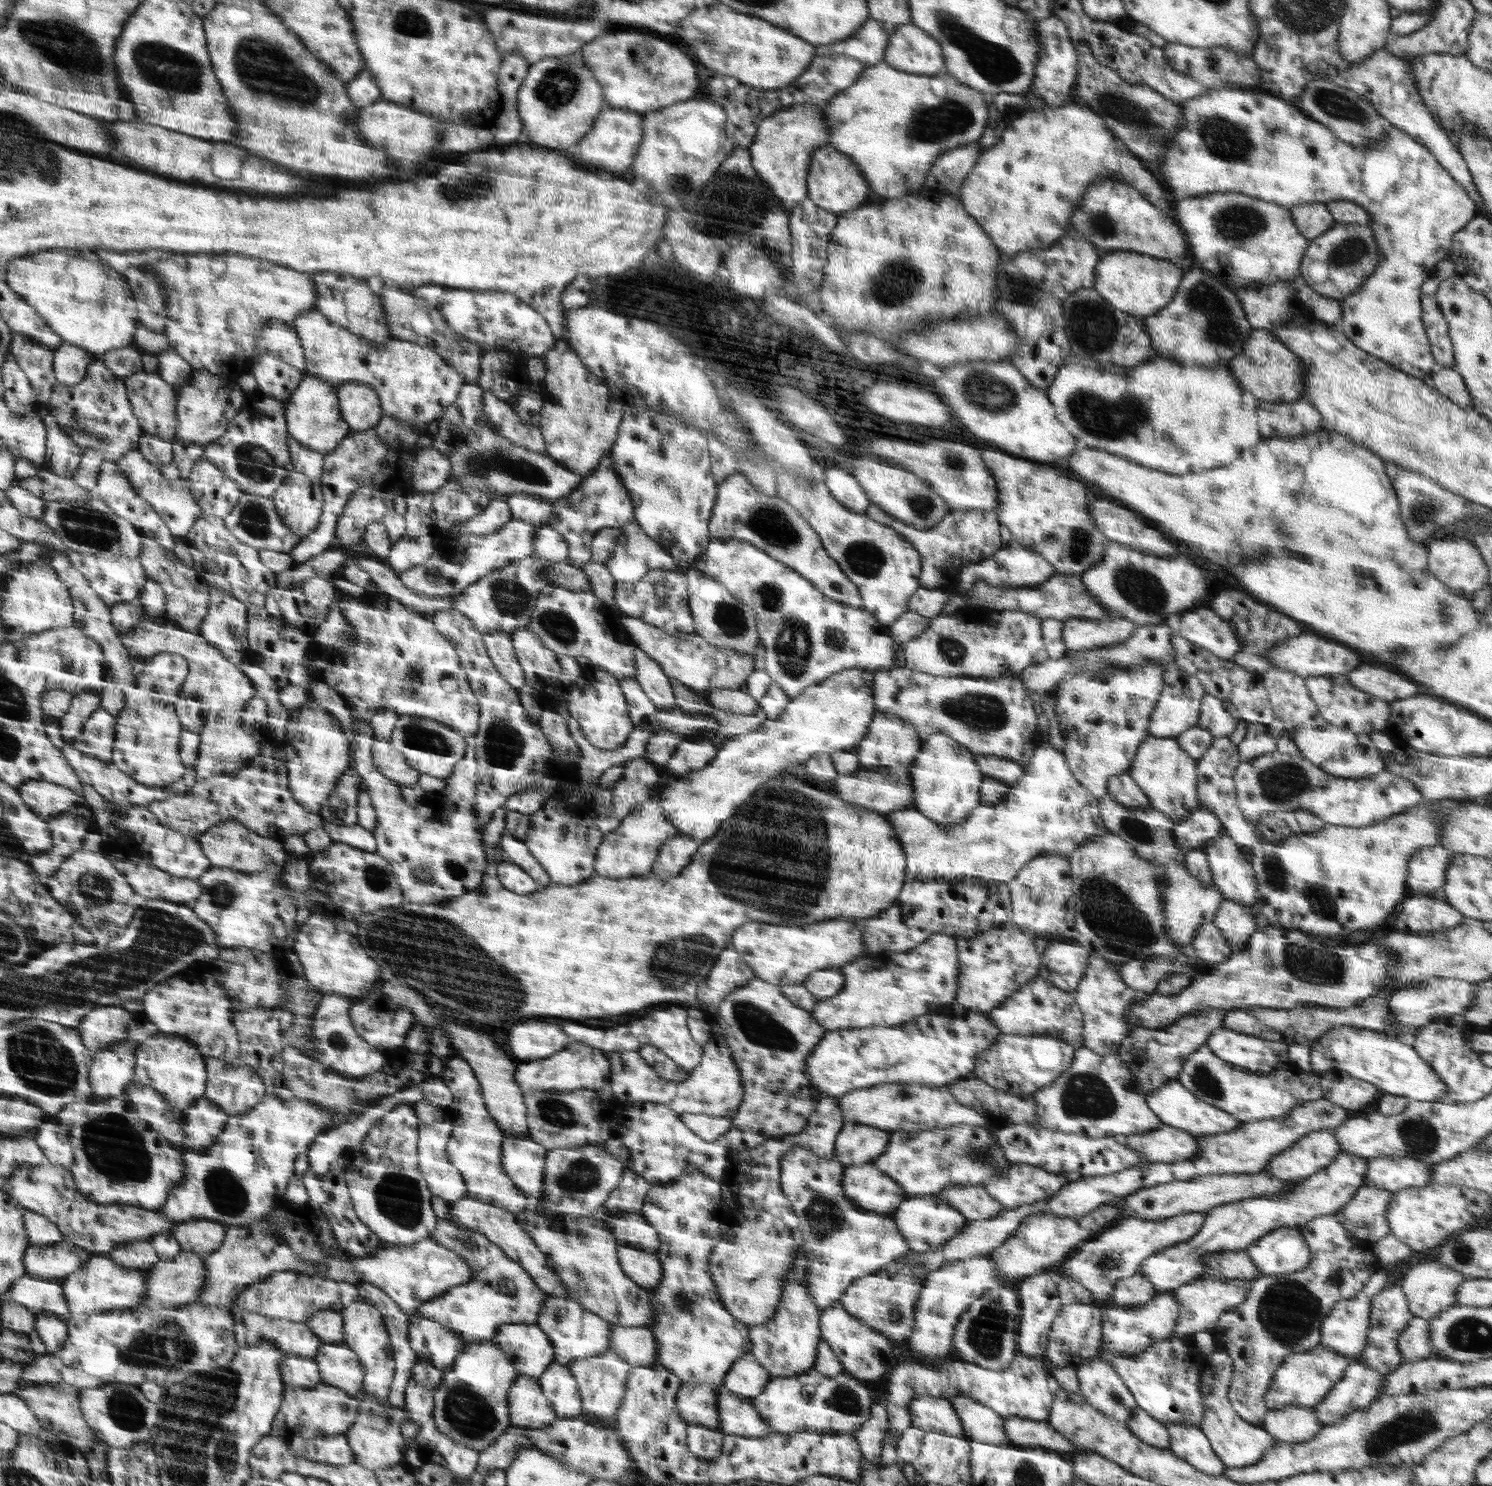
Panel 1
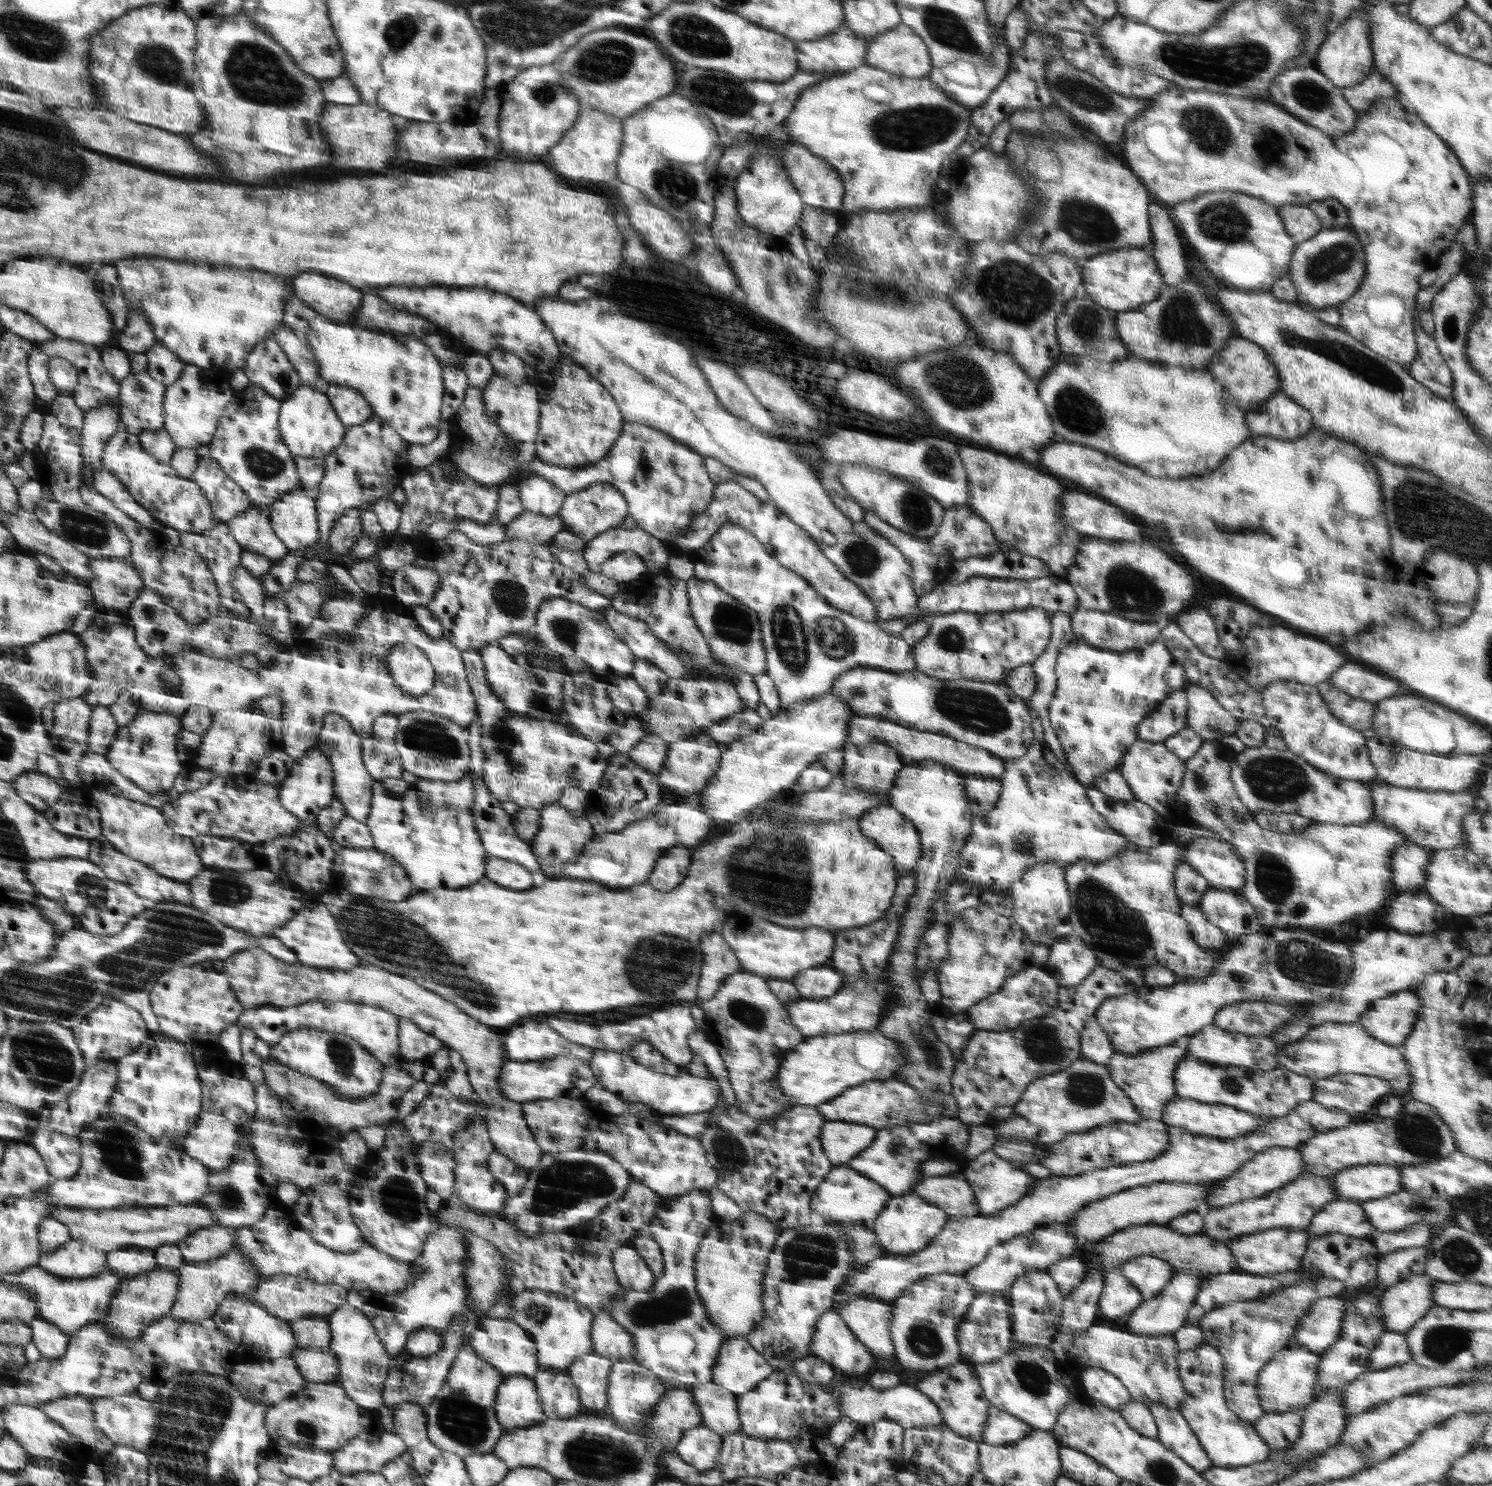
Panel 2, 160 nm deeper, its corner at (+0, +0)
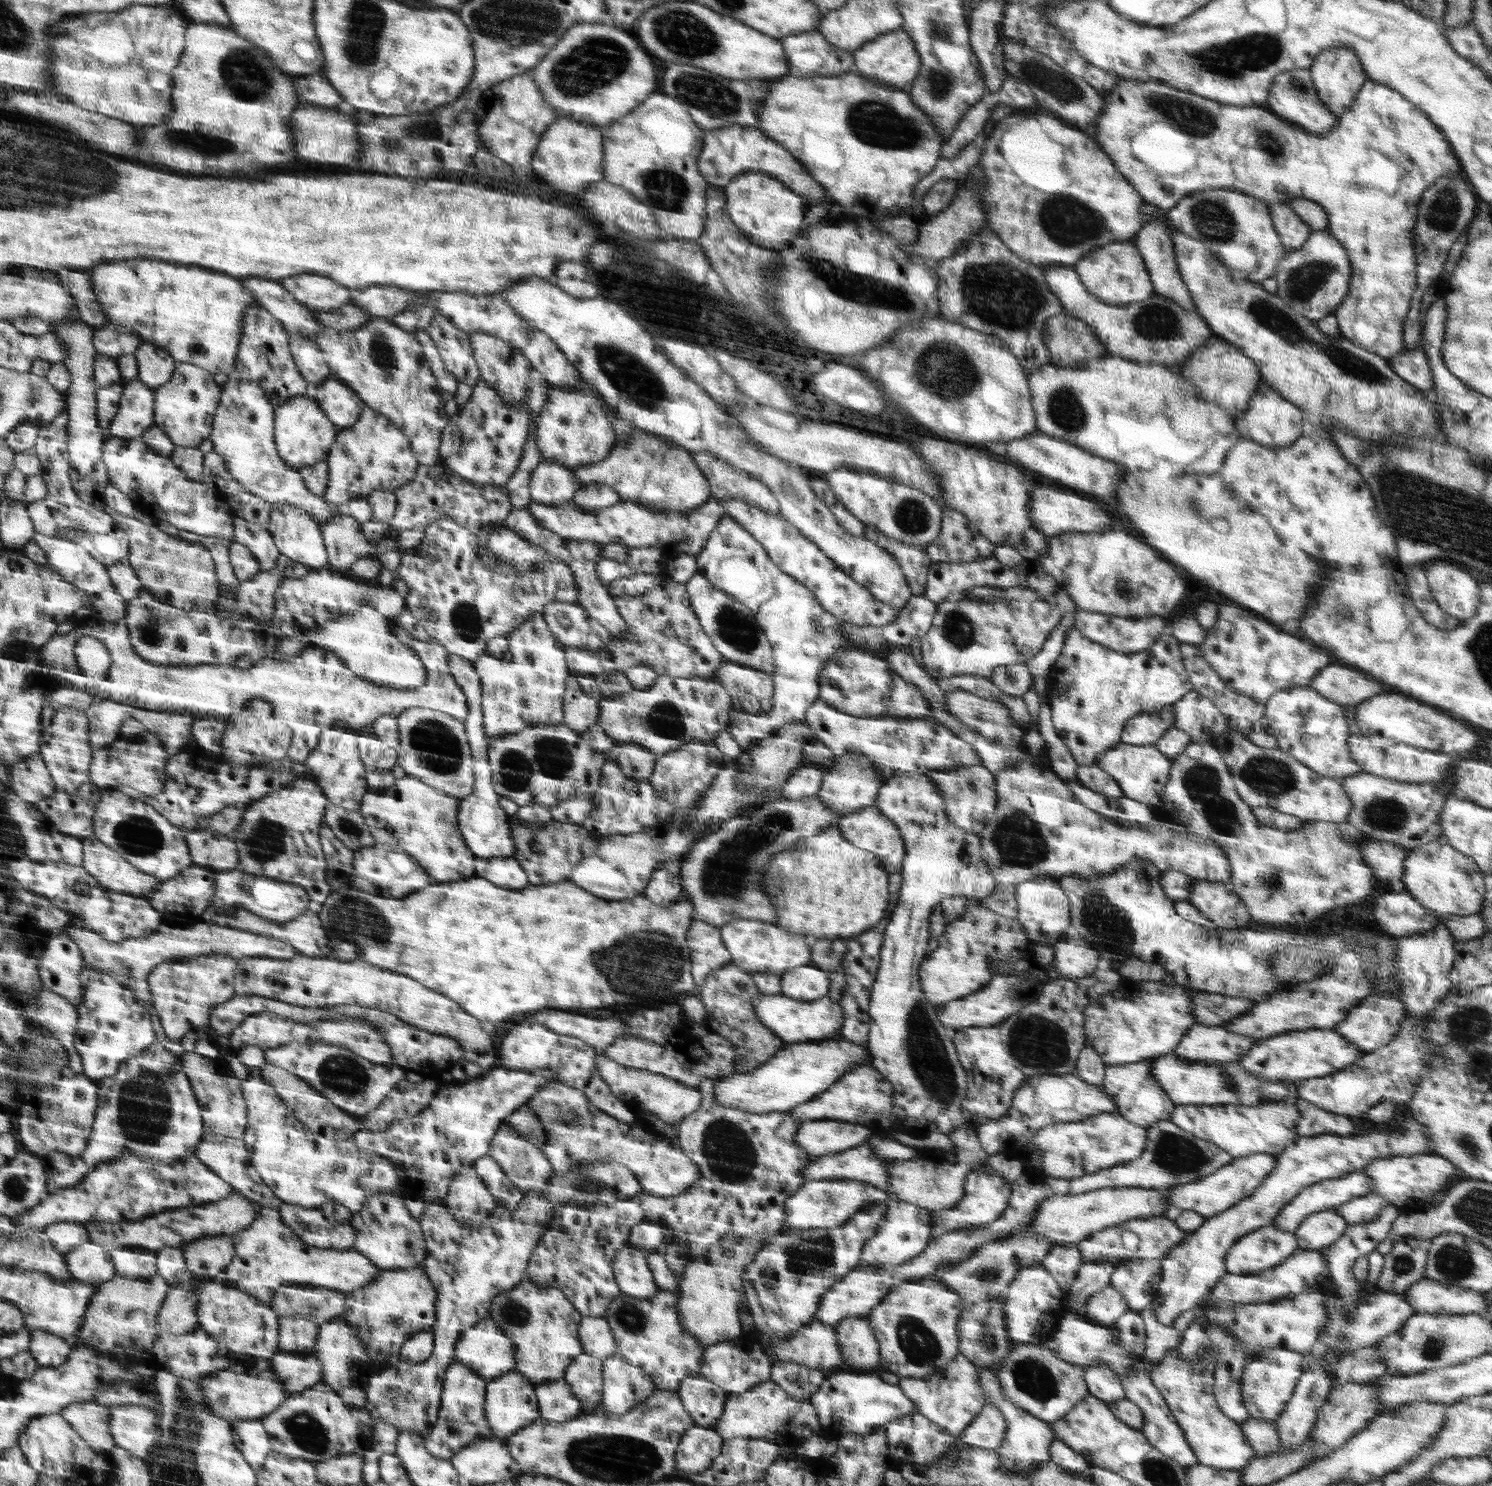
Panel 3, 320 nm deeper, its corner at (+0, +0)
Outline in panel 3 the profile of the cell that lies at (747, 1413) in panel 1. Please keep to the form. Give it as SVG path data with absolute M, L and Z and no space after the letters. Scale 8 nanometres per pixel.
M702 1374L687 1376L676 1391L696 1425L712 1427L718 1423L726 1406L727 1391Z

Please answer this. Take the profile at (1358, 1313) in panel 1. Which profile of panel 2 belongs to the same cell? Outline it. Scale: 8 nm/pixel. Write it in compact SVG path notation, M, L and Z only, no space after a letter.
M1344 1296L1324 1297L1315 1300L1315 1303L1308 1309L1307 1315L1299 1320L1296 1328L1296 1340L1294 1345L1304 1347L1312 1352L1321 1353L1334 1342L1340 1340L1342 1334L1342 1317L1345 1309Z

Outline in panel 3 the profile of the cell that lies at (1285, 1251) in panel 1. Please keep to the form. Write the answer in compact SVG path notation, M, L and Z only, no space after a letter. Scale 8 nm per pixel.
M1274 1224L1258 1228L1240 1238L1228 1249L1226 1273L1250 1275L1280 1266L1298 1247L1296 1234L1282 1231Z

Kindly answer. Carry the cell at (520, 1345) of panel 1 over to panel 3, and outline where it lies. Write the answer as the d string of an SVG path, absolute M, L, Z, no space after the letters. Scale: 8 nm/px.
M488 1316L456 1342L453 1362L465 1364L478 1376L489 1380L515 1370L515 1351L516 1345L512 1345L499 1325Z

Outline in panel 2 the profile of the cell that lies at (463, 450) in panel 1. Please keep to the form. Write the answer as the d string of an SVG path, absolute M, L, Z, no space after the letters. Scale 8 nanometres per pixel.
M625 421L622 429L615 446L598 463L565 467L546 464L535 456L529 464L519 468L512 482L522 482L530 475L540 475L567 495L582 492L596 482L611 484L627 500L628 515L634 517L638 528L658 538L672 555L683 554L674 545L674 540L684 536L694 517L706 511L715 496L716 485L706 470L705 457L647 424Z

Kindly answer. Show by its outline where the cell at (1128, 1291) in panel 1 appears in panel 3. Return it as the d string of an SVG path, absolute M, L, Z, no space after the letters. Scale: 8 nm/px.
M1108 1285L1084 1303L1083 1317L1093 1323L1110 1327L1128 1310L1125 1296Z

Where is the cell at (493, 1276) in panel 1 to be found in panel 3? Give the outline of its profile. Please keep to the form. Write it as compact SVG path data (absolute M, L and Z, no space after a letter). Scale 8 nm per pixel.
M422 1262L418 1267L383 1270L375 1282L346 1294L343 1318L352 1329L356 1329L370 1359L377 1360L384 1368L390 1368L399 1362L399 1352L406 1340L434 1327L435 1285L431 1282Z

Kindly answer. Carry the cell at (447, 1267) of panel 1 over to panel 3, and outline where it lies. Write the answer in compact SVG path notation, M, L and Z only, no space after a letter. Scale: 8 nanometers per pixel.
M261 1208L248 1229L232 1235L235 1243L235 1259L222 1273L221 1279L228 1287L234 1287L270 1305L275 1291L288 1284L324 1287L338 1292L358 1291L380 1278L382 1269L372 1264L364 1254L356 1250L332 1250L308 1247L288 1225L284 1225L279 1210Z

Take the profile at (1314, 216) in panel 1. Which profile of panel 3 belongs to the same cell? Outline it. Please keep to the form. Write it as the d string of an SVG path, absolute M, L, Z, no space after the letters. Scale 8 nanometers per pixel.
M1272 204L1269 213L1280 243L1287 252L1301 248L1312 234L1311 228L1287 204Z

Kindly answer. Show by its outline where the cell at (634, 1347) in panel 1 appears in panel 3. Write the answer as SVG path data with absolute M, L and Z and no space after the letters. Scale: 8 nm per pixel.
M583 1317L579 1324L579 1340L584 1353L606 1360L619 1351L611 1325L602 1317Z

